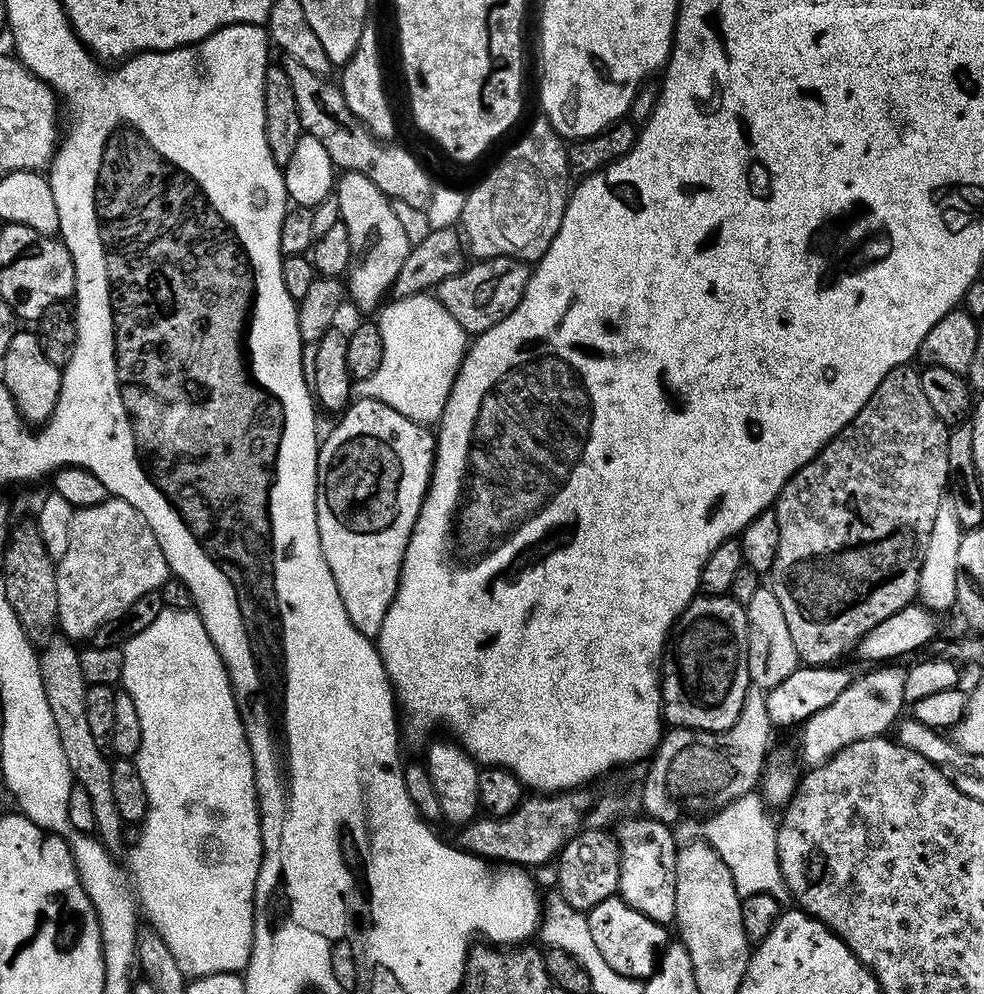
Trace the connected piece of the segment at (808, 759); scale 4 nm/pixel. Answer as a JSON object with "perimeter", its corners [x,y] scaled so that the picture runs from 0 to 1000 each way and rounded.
{"perimeter":[[[892,670],[887,674],[882,674],[879,680],[871,679],[860,690],[860,694],[856,694],[856,698],[852,698],[852,702],[848,702],[848,706],[843,706],[843,710],[839,710],[839,714],[831,714],[831,718],[827,718],[822,724],[818,724],[813,736],[813,761],[818,765],[818,770],[828,771],[837,769],[848,759],[852,759],[852,755],[856,755],[860,751],[864,751],[864,746],[876,746],[876,742],[888,742],[889,740],[897,740],[916,723],[917,717],[920,715],[921,705],[921,675],[915,670]]]}

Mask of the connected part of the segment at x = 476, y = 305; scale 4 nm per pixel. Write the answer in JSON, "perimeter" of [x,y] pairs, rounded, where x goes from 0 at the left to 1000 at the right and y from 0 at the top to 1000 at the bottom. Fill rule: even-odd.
{"perimeter":[[[503,258],[497,262],[485,262],[477,265],[464,277],[458,277],[457,280],[450,281],[441,291],[441,296],[447,306],[451,307],[453,312],[460,317],[461,322],[470,328],[474,336],[484,338],[498,328],[510,324],[514,316],[518,316],[530,304],[530,296],[537,287],[537,281],[541,279],[541,270],[534,263],[522,260],[521,258]]]}

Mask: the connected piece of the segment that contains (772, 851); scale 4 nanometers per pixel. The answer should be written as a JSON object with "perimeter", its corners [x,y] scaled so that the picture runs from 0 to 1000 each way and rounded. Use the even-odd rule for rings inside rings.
{"perimeter":[[[767,796],[758,798],[749,805],[741,807],[731,816],[726,816],[709,829],[702,827],[702,822],[690,824],[687,837],[690,842],[699,841],[709,835],[712,844],[724,850],[724,853],[738,867],[738,875],[742,875],[742,883],[746,883],[748,898],[753,903],[762,899],[783,899],[790,903],[798,900],[797,884],[791,871],[789,858],[790,826],[785,825],[782,810],[777,809],[775,800]]]}

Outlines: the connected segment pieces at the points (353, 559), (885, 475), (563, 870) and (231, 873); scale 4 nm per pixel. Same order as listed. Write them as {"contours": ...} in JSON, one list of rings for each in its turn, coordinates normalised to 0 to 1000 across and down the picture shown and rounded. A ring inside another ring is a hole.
{"contours":[[[[377,400],[359,401],[354,409],[349,411],[346,421],[347,423],[338,429],[337,436],[330,443],[328,440],[323,447],[325,452],[321,462],[323,541],[327,545],[327,557],[331,561],[331,569],[335,569],[335,577],[339,577],[339,590],[343,590],[343,598],[348,598],[348,610],[352,610],[352,618],[356,622],[356,626],[360,626],[360,634],[364,634],[375,642],[382,642],[385,641],[388,634],[388,622],[392,622],[392,614],[396,614],[396,606],[400,606],[400,598],[407,585],[407,566],[411,564],[417,537],[425,525],[431,498],[435,496],[435,487],[439,483],[439,465],[443,461],[443,441],[432,428],[426,427],[424,423],[413,421],[409,416],[404,416],[404,412]]],[[[926,365],[915,366],[896,384],[892,384],[892,392],[884,396],[884,404],[872,412],[872,416],[860,430],[837,450],[833,456],[815,473],[811,473],[799,485],[799,489],[793,494],[793,499],[787,508],[787,514],[791,521],[791,561],[787,561],[787,569],[783,576],[783,591],[787,602],[791,602],[795,609],[795,618],[799,621],[799,630],[803,633],[803,642],[807,642],[807,654],[813,659],[814,665],[821,670],[846,670],[851,667],[853,660],[865,657],[873,648],[876,641],[884,638],[892,626],[900,626],[904,618],[913,618],[921,609],[932,603],[935,594],[935,564],[931,559],[841,559],[845,555],[858,555],[861,551],[870,551],[873,547],[890,547],[910,535],[920,531],[923,535],[935,535],[935,539],[942,541],[949,529],[949,517],[953,517],[953,509],[961,502],[963,489],[963,470],[961,469],[961,445],[965,434],[964,428],[949,416],[940,394],[937,392],[934,373]]],[[[593,833],[586,836],[573,849],[573,853],[570,854],[563,866],[563,870],[566,875],[564,896],[569,897],[571,903],[575,903],[575,907],[579,907],[579,911],[588,918],[598,919],[601,913],[608,911],[608,907],[616,907],[630,896],[630,852],[621,836],[613,833]]],[[[168,612],[136,642],[124,649],[126,671],[128,673],[128,695],[132,702],[144,706],[142,725],[144,726],[144,751],[140,758],[140,768],[144,787],[148,791],[150,818],[141,830],[142,842],[130,861],[130,877],[134,880],[134,889],[138,892],[138,901],[142,904],[142,913],[151,926],[153,937],[160,938],[173,952],[173,960],[177,960],[177,968],[188,980],[188,983],[217,981],[223,978],[247,979],[252,973],[252,965],[256,959],[256,941],[258,940],[258,891],[262,887],[262,875],[268,862],[266,855],[266,835],[264,834],[264,808],[260,805],[260,776],[256,766],[256,756],[250,742],[248,727],[236,697],[236,687],[232,681],[230,670],[217,650],[213,646],[213,638],[209,638],[209,630],[203,617],[198,614],[186,616],[176,612]]]]}

